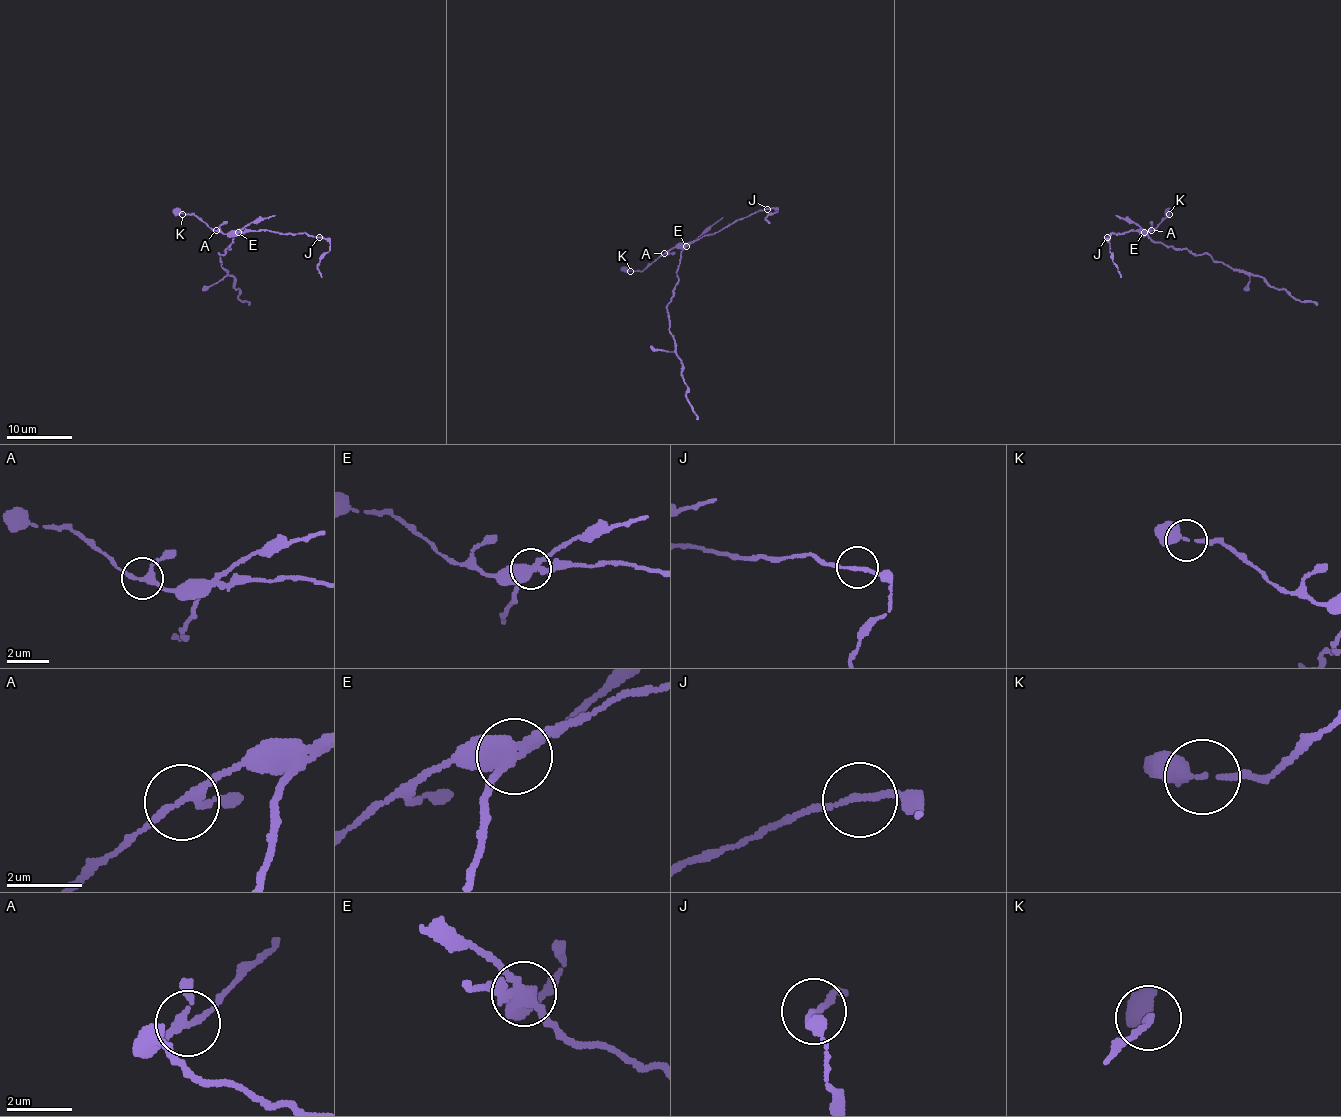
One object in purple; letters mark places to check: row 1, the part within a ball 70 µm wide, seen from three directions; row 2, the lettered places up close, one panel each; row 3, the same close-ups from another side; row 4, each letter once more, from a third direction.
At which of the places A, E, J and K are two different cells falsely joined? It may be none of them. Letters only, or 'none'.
E, J

